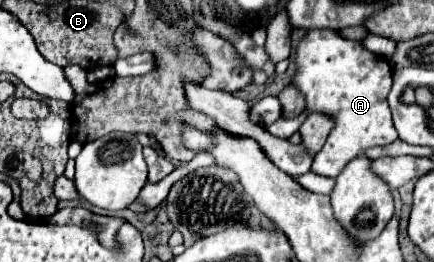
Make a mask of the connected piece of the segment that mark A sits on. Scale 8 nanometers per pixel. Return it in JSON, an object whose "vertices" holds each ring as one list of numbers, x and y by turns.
{"vertices":[[311,29,297,45,297,71,291,85,307,97,307,109,291,121,283,119,283,123,273,123,268,131,279,139,289,139,301,127,309,111,335,117,335,127,311,165,311,171,317,175,335,179,363,149,388,145,398,138,387,105,391,67,379,55,365,51,359,41,347,41,331,29]]}

